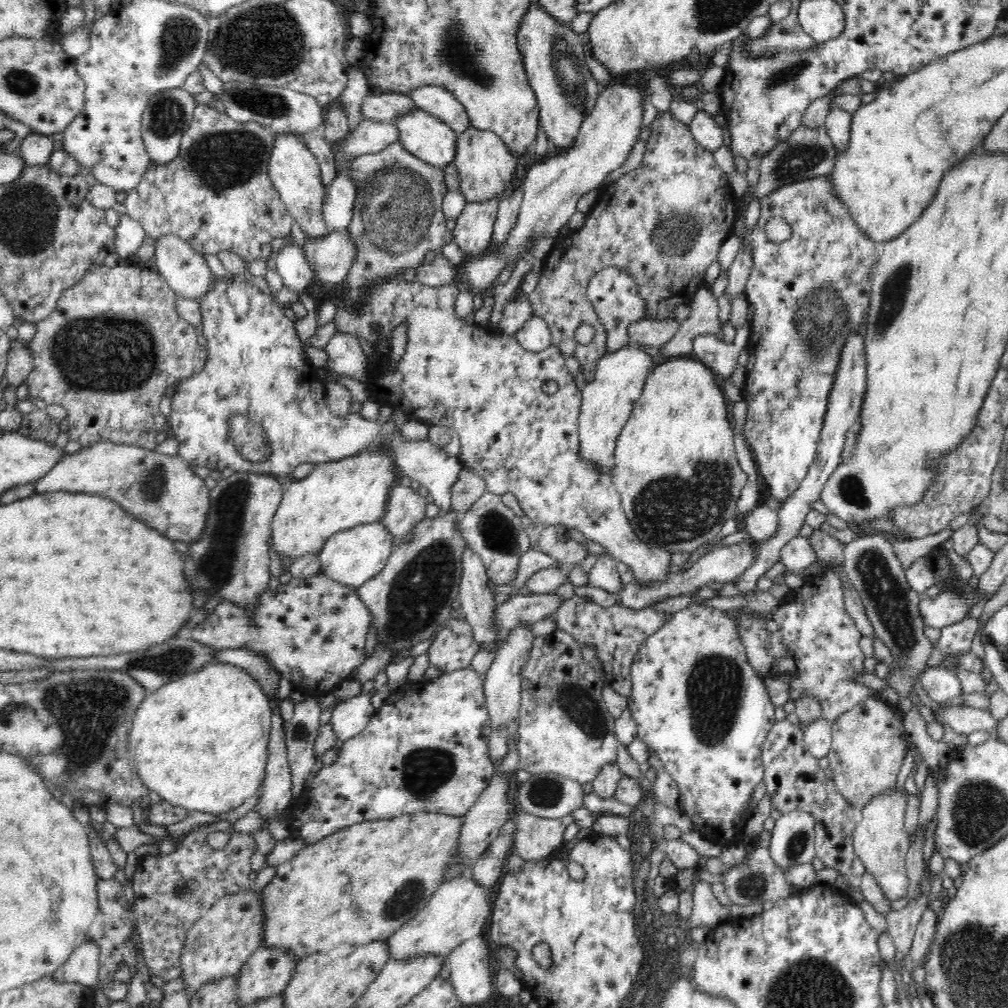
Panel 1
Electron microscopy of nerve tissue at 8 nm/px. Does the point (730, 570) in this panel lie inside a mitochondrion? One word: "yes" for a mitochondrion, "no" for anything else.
no

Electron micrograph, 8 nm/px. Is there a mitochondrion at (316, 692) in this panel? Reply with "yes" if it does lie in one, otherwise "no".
no

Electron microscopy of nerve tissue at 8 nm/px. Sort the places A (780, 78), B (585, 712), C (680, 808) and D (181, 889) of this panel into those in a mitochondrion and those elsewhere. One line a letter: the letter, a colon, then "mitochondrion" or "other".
A: mitochondrion
B: mitochondrion
C: other
D: other

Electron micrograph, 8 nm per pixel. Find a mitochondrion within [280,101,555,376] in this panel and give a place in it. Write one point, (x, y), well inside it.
(399, 215)

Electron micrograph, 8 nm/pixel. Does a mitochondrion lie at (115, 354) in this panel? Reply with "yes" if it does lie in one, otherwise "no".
yes

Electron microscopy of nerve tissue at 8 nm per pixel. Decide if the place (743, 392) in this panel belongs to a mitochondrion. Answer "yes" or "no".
no

